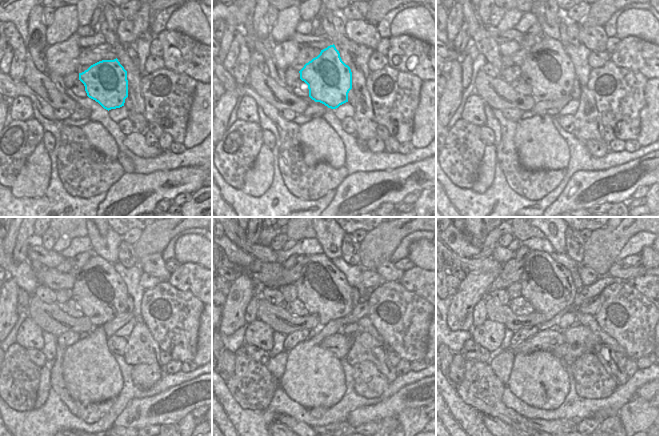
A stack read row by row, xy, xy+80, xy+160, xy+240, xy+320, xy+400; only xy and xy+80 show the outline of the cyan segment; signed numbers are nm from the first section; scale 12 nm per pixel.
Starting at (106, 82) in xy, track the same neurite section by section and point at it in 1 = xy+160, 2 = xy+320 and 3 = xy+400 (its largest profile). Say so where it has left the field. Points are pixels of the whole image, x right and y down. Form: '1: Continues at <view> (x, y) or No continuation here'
1: Continues at xy+160 (548, 70)
2: Continues at xy+320 (324, 289)
3: Continues at xy+400 (546, 284)

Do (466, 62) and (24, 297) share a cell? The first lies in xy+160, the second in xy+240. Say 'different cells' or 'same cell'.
same cell

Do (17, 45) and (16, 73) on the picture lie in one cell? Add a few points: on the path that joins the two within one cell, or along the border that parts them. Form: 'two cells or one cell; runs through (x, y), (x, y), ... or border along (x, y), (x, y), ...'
one cell; runs through (19, 52), (18, 66)

